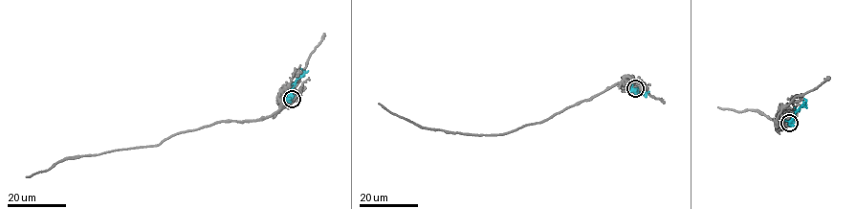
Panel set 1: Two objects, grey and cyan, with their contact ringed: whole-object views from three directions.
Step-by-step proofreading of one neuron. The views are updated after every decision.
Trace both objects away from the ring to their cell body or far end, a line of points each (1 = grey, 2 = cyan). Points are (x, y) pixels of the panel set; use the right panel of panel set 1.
1: (789, 123), (775, 128), (779, 130), (783, 123), (788, 125), (785, 129), (779, 122), (757, 109), (717, 106)
2: (789, 123), (794, 112), (805, 101), (803, 99)

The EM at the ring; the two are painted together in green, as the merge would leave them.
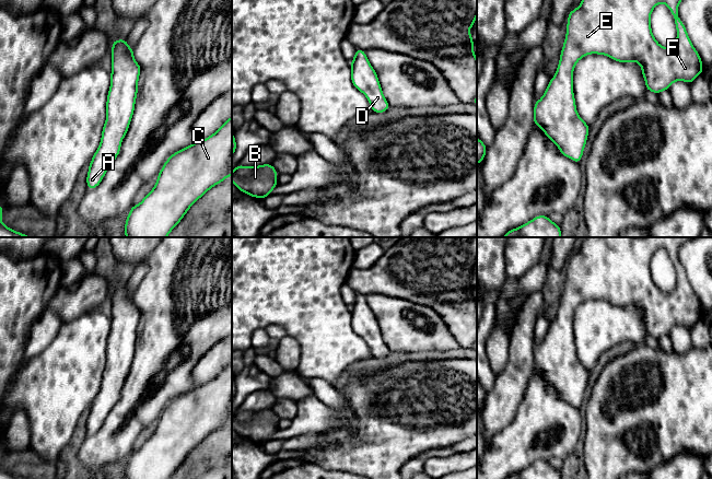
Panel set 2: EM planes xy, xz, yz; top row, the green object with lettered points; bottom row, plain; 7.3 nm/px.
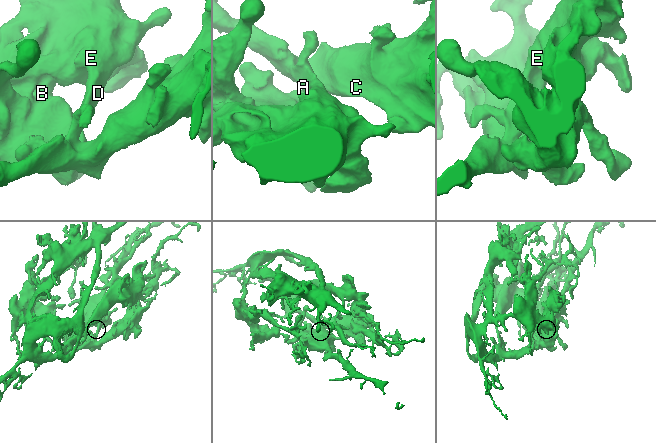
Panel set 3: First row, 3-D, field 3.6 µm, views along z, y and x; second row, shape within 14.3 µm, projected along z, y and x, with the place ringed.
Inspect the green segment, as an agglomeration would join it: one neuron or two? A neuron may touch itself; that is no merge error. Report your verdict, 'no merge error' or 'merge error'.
no merge error

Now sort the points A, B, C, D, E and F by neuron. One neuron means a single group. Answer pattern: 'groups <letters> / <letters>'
groups A B C D E F

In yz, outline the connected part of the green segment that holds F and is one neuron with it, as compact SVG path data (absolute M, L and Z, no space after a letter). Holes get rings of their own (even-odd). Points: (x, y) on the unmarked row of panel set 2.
M586 237L581 249L571 255L556 319L550 324L542 342L534 349L534 371L541 373L562 400L579 409L590 377L590 371L576 357L573 338L572 319L581 303L597 299L622 308L635 306L642 313L646 336L656 339L669 335L675 326L691 329L703 317L700 300L677 258L680 246L691 238L693 237ZM661 247L670 255L677 273L677 283L670 293L661 291L651 274L651 258Z

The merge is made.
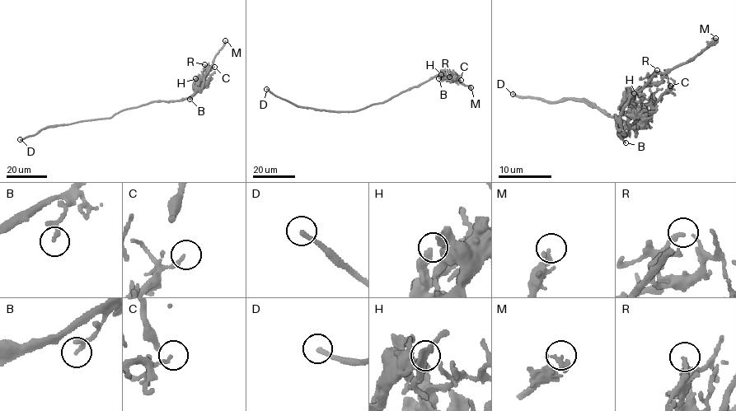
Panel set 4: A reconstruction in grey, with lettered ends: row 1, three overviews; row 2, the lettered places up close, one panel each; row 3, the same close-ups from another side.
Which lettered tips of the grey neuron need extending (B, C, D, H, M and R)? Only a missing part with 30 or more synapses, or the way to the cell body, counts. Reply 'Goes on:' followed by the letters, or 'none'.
Goes on: M

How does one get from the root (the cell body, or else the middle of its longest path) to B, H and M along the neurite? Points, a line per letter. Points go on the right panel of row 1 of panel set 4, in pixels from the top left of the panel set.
B: (641, 129), (632, 124), (626, 137), (618, 133), (625, 142)
H: (641, 129), (632, 124), (626, 137), (617, 133), (619, 117), (634, 105), (634, 93)
M: (641, 129), (632, 124), (626, 137), (617, 134), (621, 106), (652, 77), (689, 60), (715, 38)

